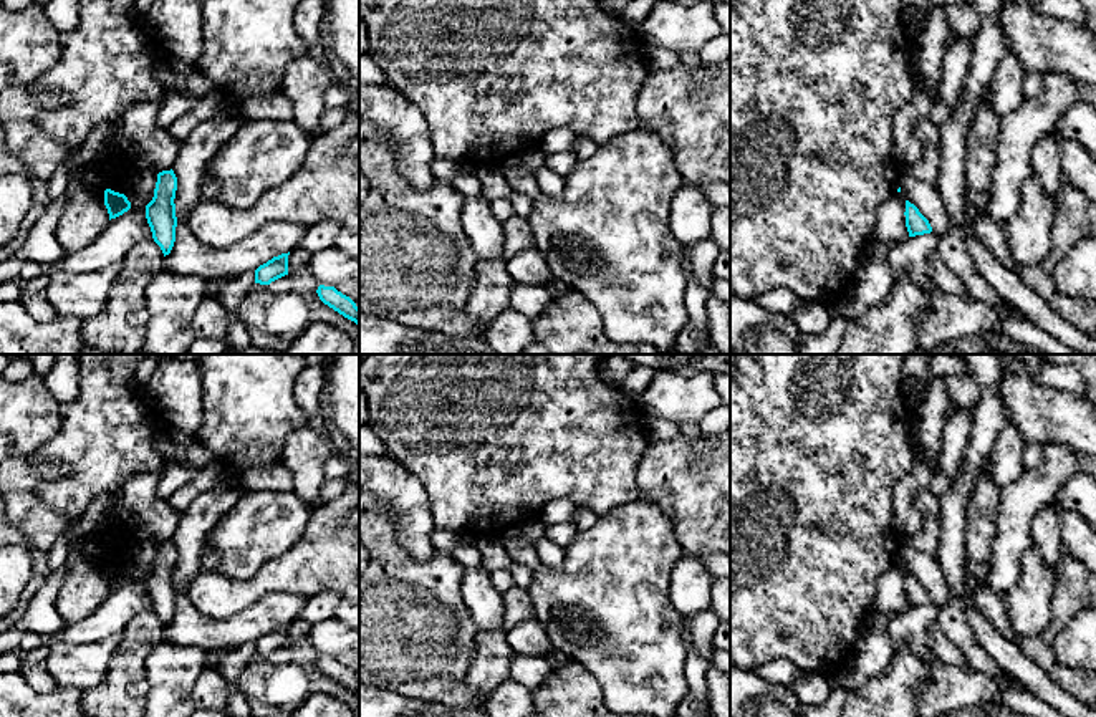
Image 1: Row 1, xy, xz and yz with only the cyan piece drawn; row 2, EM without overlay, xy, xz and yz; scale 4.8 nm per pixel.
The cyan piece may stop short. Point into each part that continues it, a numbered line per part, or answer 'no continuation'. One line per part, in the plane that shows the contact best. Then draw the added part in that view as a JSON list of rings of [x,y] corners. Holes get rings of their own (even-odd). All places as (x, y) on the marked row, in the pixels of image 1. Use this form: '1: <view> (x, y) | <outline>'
no continuation

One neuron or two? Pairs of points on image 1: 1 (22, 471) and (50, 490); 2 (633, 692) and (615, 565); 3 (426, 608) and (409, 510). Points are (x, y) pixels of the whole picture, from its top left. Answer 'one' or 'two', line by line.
1: two
2: one
3: two

